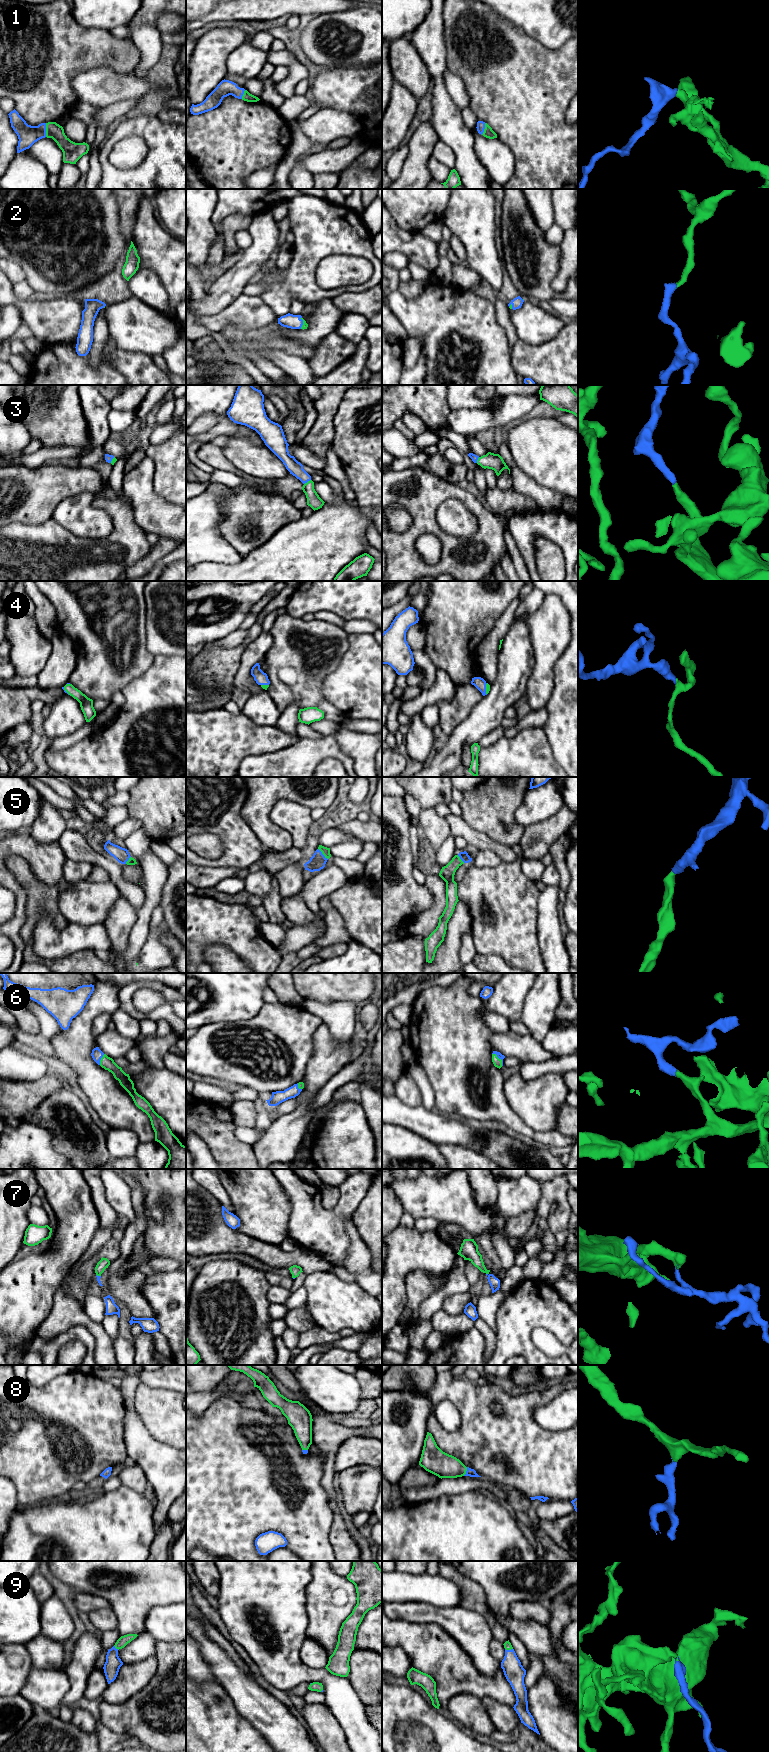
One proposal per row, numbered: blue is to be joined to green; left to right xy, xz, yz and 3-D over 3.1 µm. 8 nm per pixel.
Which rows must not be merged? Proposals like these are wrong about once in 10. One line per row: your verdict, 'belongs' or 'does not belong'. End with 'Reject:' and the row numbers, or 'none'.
1: belongs
2: belongs
3: belongs
4: belongs
5: belongs
6: belongs
7: belongs
8: belongs
9: belongs
Reject: none

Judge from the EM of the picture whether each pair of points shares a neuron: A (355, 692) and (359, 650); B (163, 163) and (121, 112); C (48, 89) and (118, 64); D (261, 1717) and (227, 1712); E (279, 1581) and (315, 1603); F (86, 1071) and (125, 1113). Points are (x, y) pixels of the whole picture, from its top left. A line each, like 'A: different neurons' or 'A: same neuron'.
A: same neuron
B: different neurons
C: same neuron
D: different neurons
E: different neurons
F: same neuron

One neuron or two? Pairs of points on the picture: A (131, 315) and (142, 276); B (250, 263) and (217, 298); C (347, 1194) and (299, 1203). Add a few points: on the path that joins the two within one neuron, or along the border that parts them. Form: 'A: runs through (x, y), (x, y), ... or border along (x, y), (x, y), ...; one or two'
A: border along (133, 295), (156, 309); two
B: runs through (241, 272), (226, 289); one
C: runs through (340, 1207), (333, 1214), (312, 1214); one

